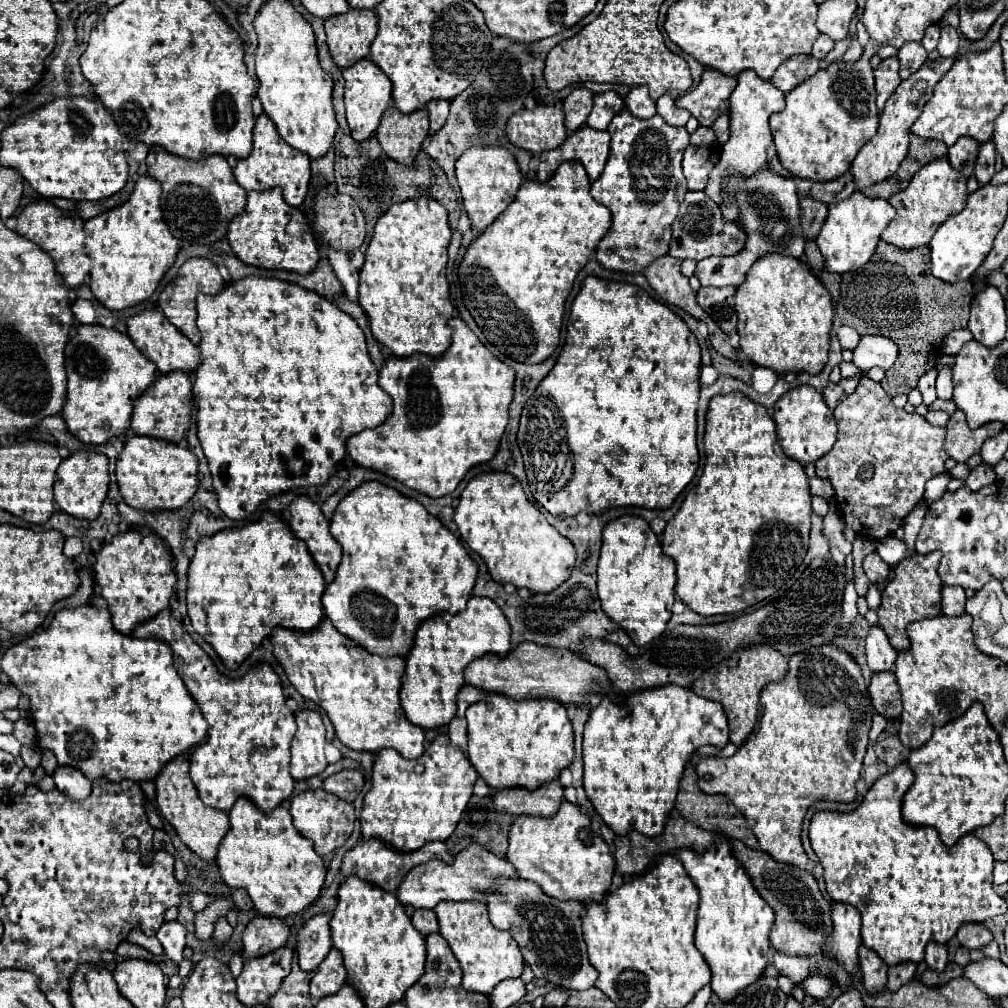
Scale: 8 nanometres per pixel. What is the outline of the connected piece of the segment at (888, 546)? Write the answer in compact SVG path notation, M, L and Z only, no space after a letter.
M892 535L879 540L876 546L876 552L887 564L898 564L898 560L902 560L906 554L906 544L893 537Z

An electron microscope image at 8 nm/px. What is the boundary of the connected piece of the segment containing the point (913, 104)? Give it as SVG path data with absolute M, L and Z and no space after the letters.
M956 54L950 58L936 58L936 60L932 60L932 64L926 62L918 72L914 72L908 80L904 80L896 88L896 92L888 98L888 102L880 114L880 126L878 126L876 136L860 148L860 154L850 168L850 174L854 178L854 190L864 190L866 186L884 182L886 178L890 178L898 170L900 162L908 154L908 146L910 146L908 138L910 138L912 124L922 114L924 104L932 98L934 86L944 78L944 74L954 66L954 62L956 62Z

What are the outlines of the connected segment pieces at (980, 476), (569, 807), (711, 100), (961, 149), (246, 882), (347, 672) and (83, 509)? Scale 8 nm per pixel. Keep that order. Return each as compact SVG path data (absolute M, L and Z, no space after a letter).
M984 464L976 466L966 478L966 486L972 488L972 490L980 490L980 488L992 484L992 482L996 482L996 474L990 466L984 466Z
M562 802L552 818L518 816L508 836L508 862L524 880L536 882L544 894L558 900L604 902L614 874L614 858L608 844L598 838L590 826L590 818L578 806Z
M706 68L694 92L686 92L676 100L678 108L688 110L700 126L712 126L720 114L728 114L728 98L736 86L736 78Z
M968 136L960 138L954 146L950 146L948 150L948 162L952 168L956 168L958 172L962 172L966 178L974 172L974 164L978 158L978 148L980 144Z
M238 798L230 810L230 832L220 842L216 864L220 878L232 890L244 888L260 914L276 918L298 914L310 906L326 880L322 858L316 854L312 840L294 828L290 812L278 806L272 814L260 814L248 798Z
M328 618L312 632L278 628L270 640L274 644L274 656L290 684L300 696L324 708L336 730L336 738L344 746L372 754L382 748L394 748L404 758L418 758L424 752L424 730L408 722L400 706L398 694L400 678L406 670L404 658L382 658L364 652L356 642L340 636Z
M80 450L70 458L62 460L56 478L58 480L54 484L54 500L62 512L80 520L96 520L100 516L100 506L108 494L108 484L110 484L108 458L104 454Z

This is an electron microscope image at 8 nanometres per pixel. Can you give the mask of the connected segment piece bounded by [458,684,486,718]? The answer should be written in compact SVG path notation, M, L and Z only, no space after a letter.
M466 684L466 686L460 690L460 694L458 694L458 718L464 718L466 708L468 708L470 704L480 702L480 700L484 698L484 694L486 694L484 690L480 690L480 688L476 688L476 686Z

